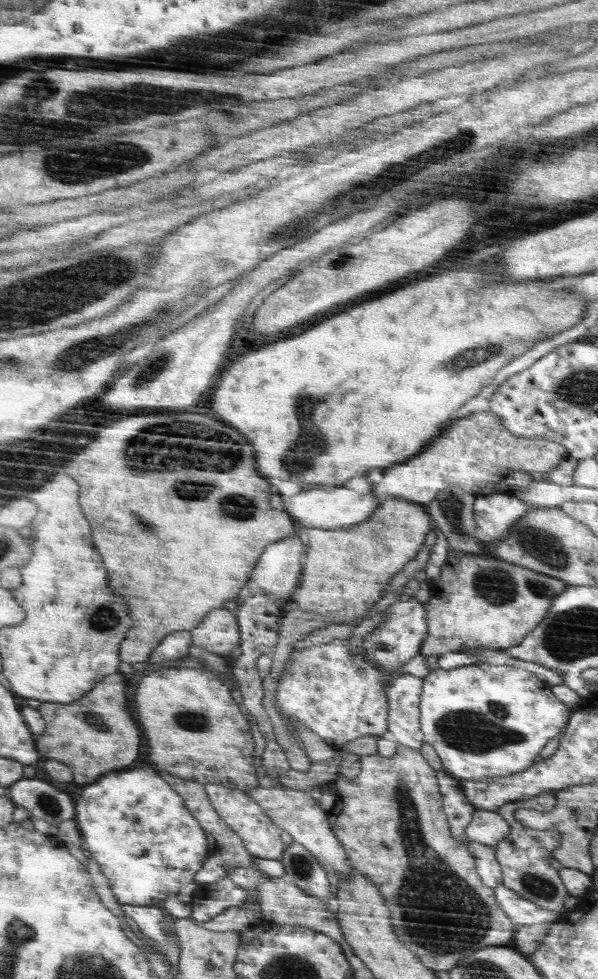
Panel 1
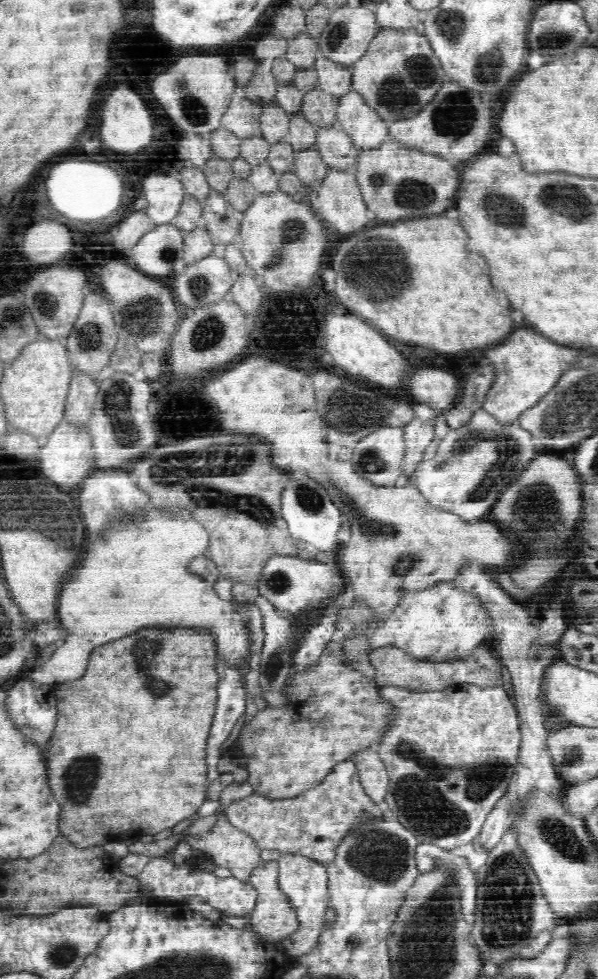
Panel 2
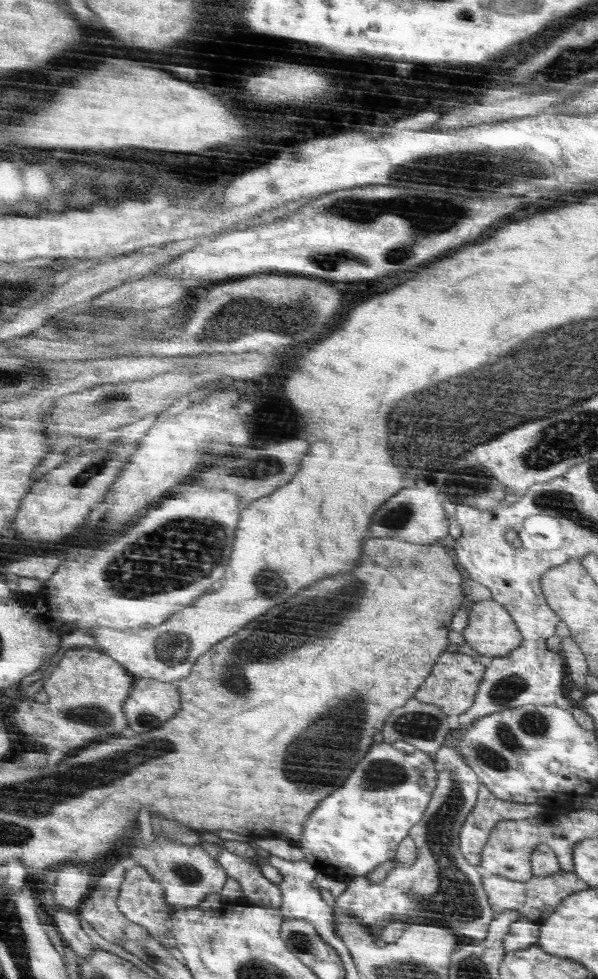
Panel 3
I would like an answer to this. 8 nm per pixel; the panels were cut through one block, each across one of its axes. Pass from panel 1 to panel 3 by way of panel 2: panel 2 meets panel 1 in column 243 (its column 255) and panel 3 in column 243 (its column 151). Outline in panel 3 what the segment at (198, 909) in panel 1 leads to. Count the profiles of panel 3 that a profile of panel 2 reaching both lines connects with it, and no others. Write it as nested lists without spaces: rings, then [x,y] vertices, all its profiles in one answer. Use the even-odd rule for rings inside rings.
[[[227,849],[221,851],[218,860],[221,861],[229,876],[238,880],[242,886],[243,896],[252,905],[265,904],[273,908],[280,908],[280,887],[267,880],[260,868]]]

